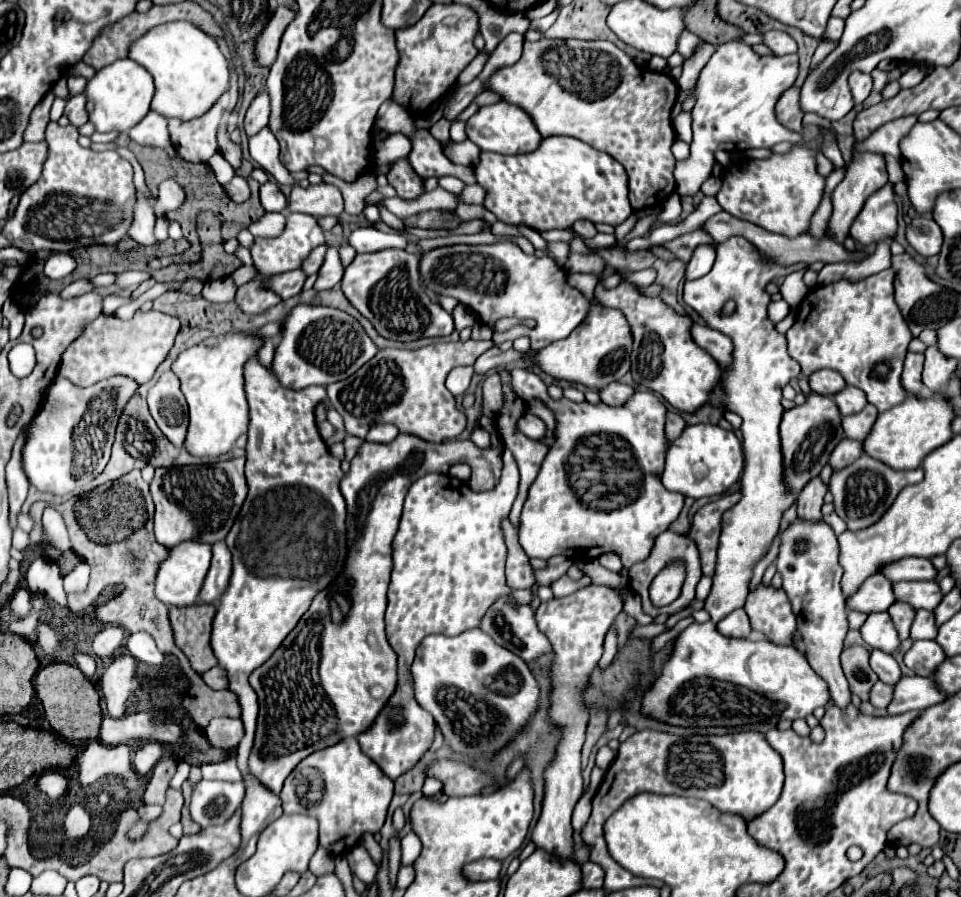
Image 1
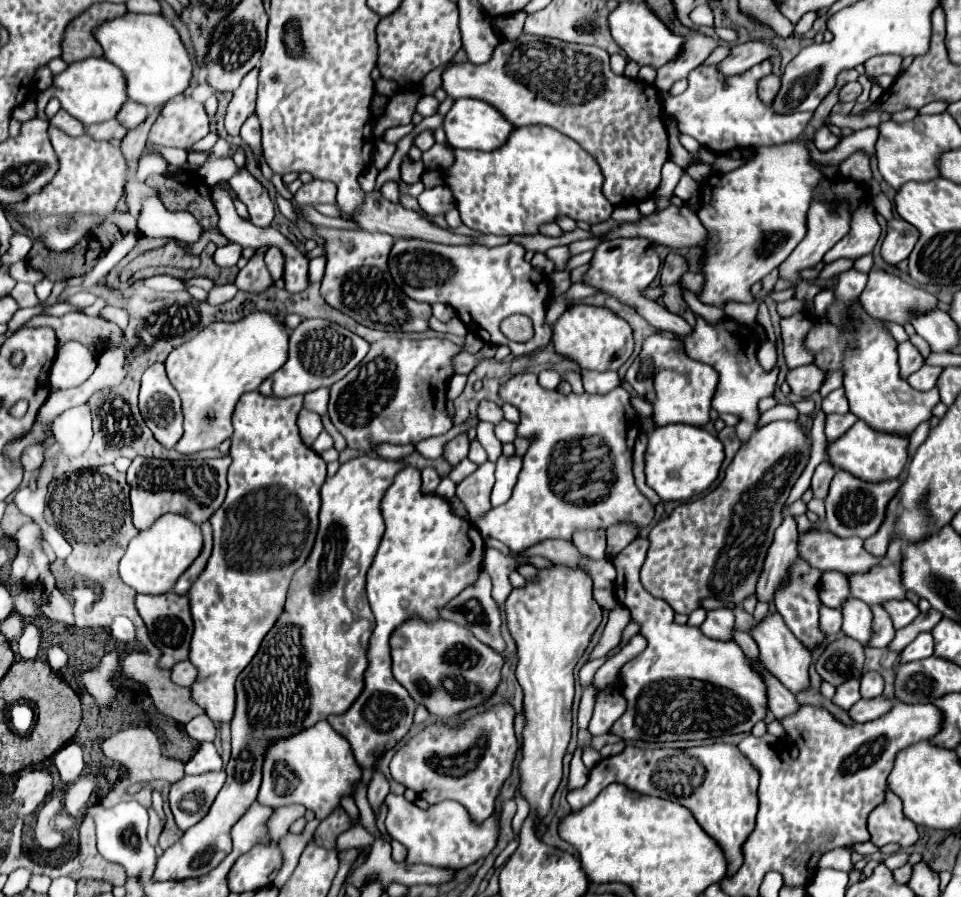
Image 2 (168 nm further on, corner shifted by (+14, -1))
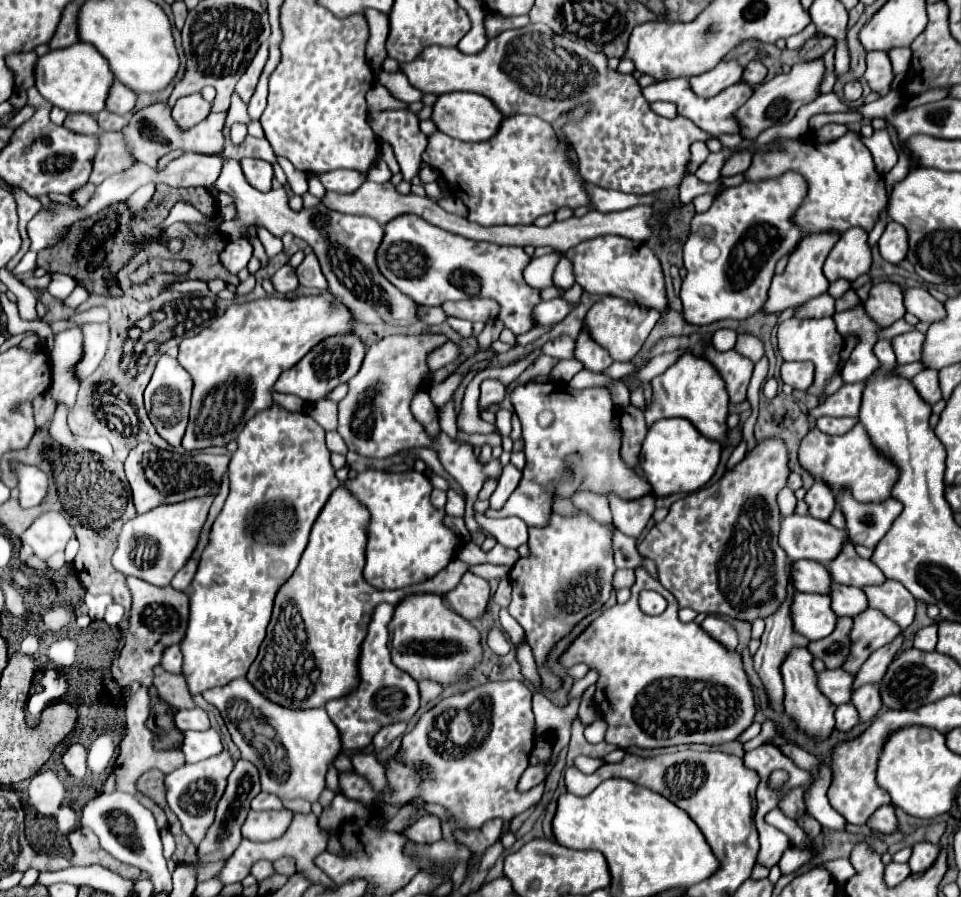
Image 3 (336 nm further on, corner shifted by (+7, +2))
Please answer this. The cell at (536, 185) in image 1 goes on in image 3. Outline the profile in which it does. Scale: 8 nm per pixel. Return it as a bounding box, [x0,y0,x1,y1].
[423,116,591,224]

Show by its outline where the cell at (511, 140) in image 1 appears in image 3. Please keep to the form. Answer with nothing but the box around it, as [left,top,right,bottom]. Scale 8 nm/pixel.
[431,92,503,142]

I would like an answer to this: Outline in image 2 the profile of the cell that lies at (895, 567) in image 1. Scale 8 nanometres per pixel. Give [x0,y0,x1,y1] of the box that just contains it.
[798,529,882,575]

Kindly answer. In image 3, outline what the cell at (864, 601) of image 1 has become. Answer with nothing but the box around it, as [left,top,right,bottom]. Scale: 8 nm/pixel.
[791,560,833,594]

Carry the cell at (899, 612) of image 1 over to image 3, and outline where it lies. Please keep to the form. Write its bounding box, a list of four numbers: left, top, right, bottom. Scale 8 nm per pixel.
[841,608,901,674]

